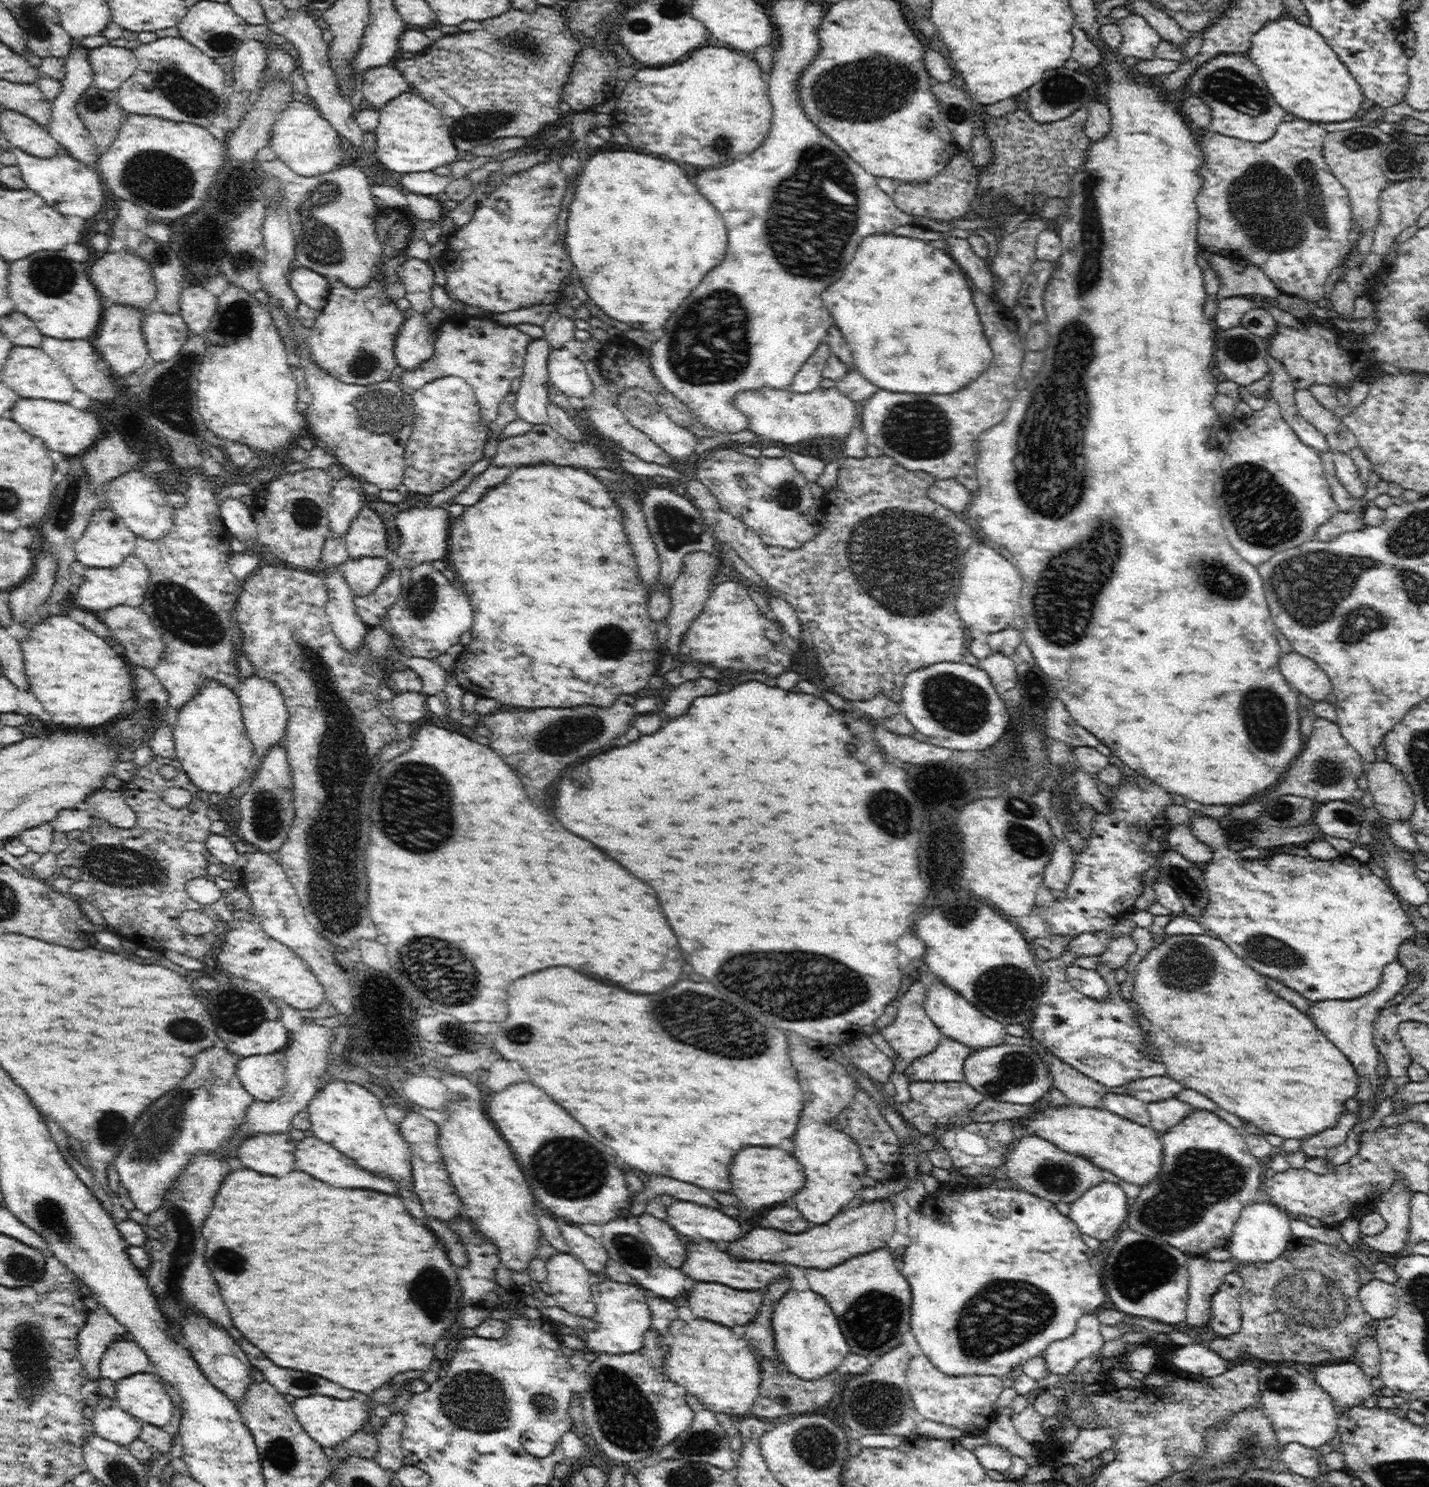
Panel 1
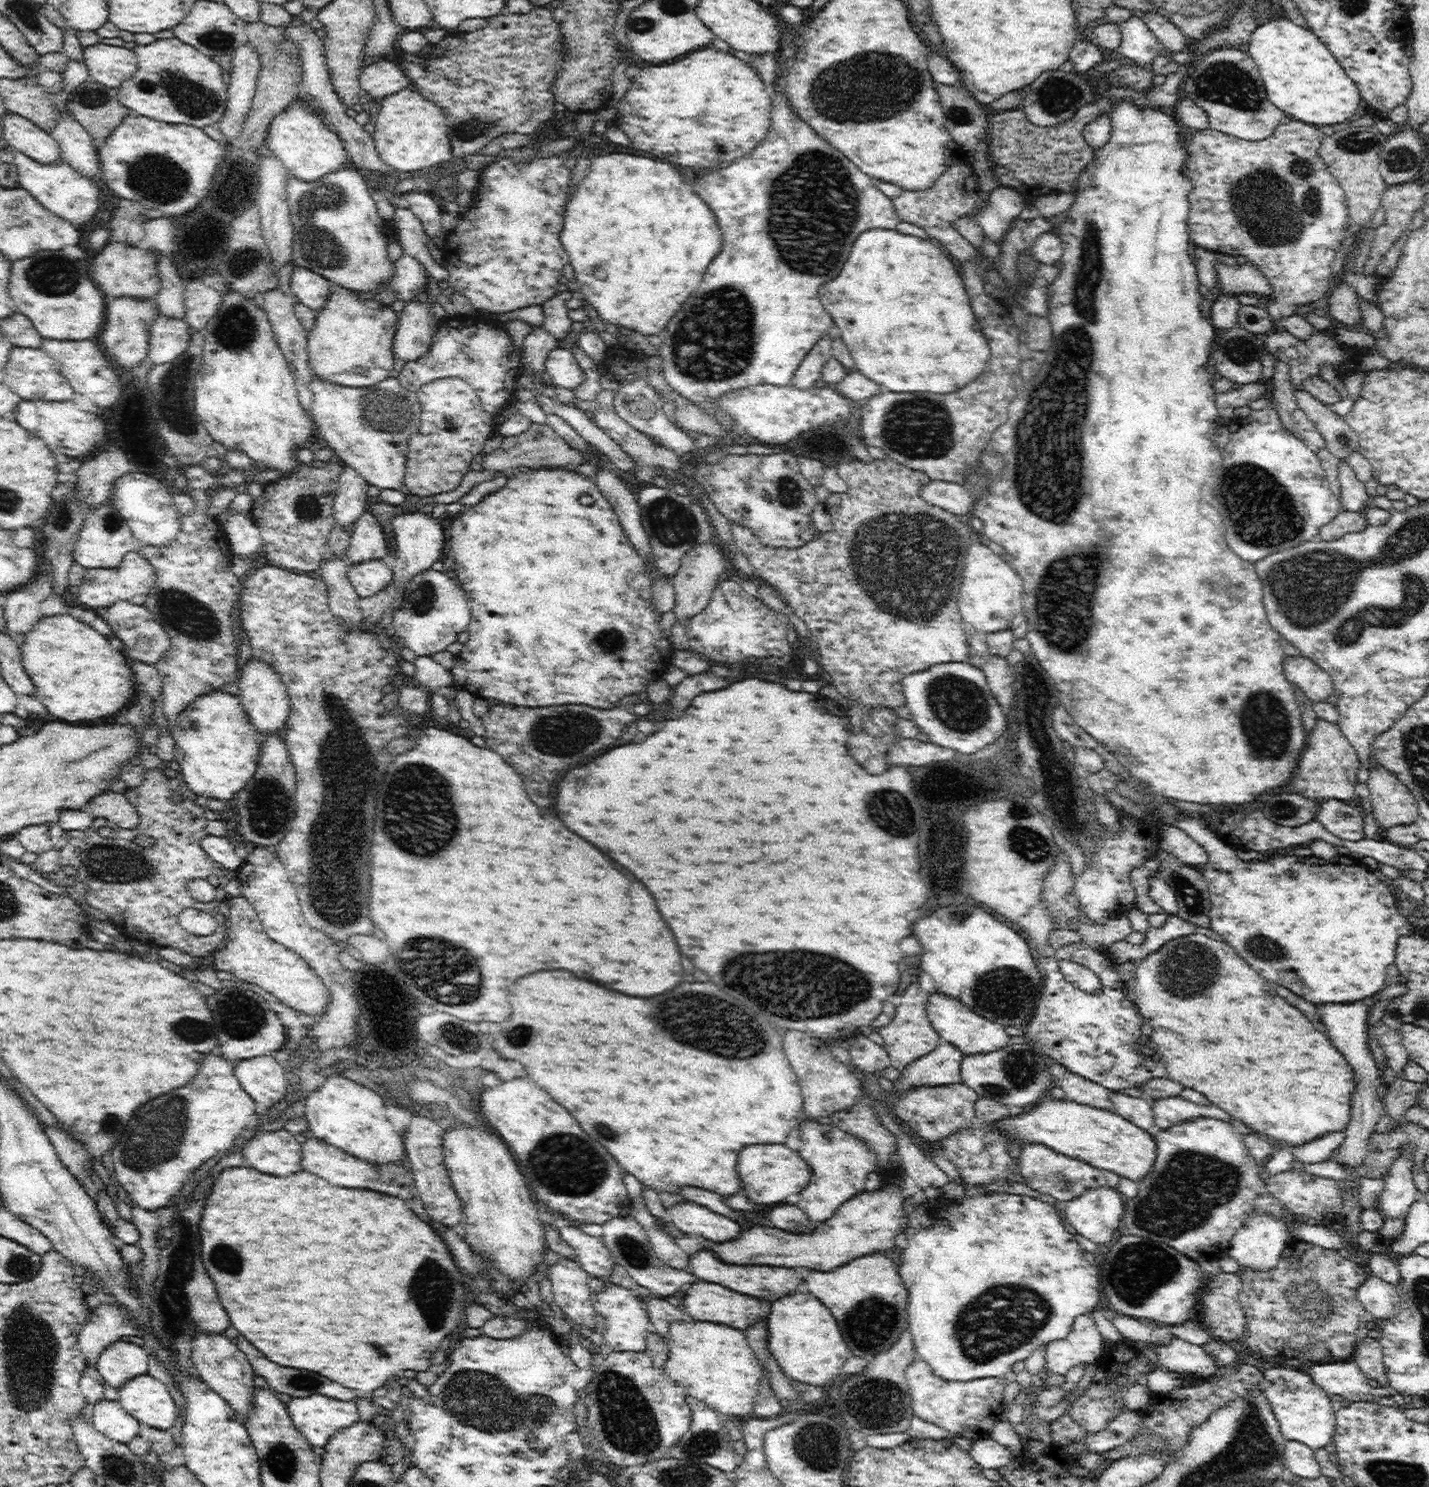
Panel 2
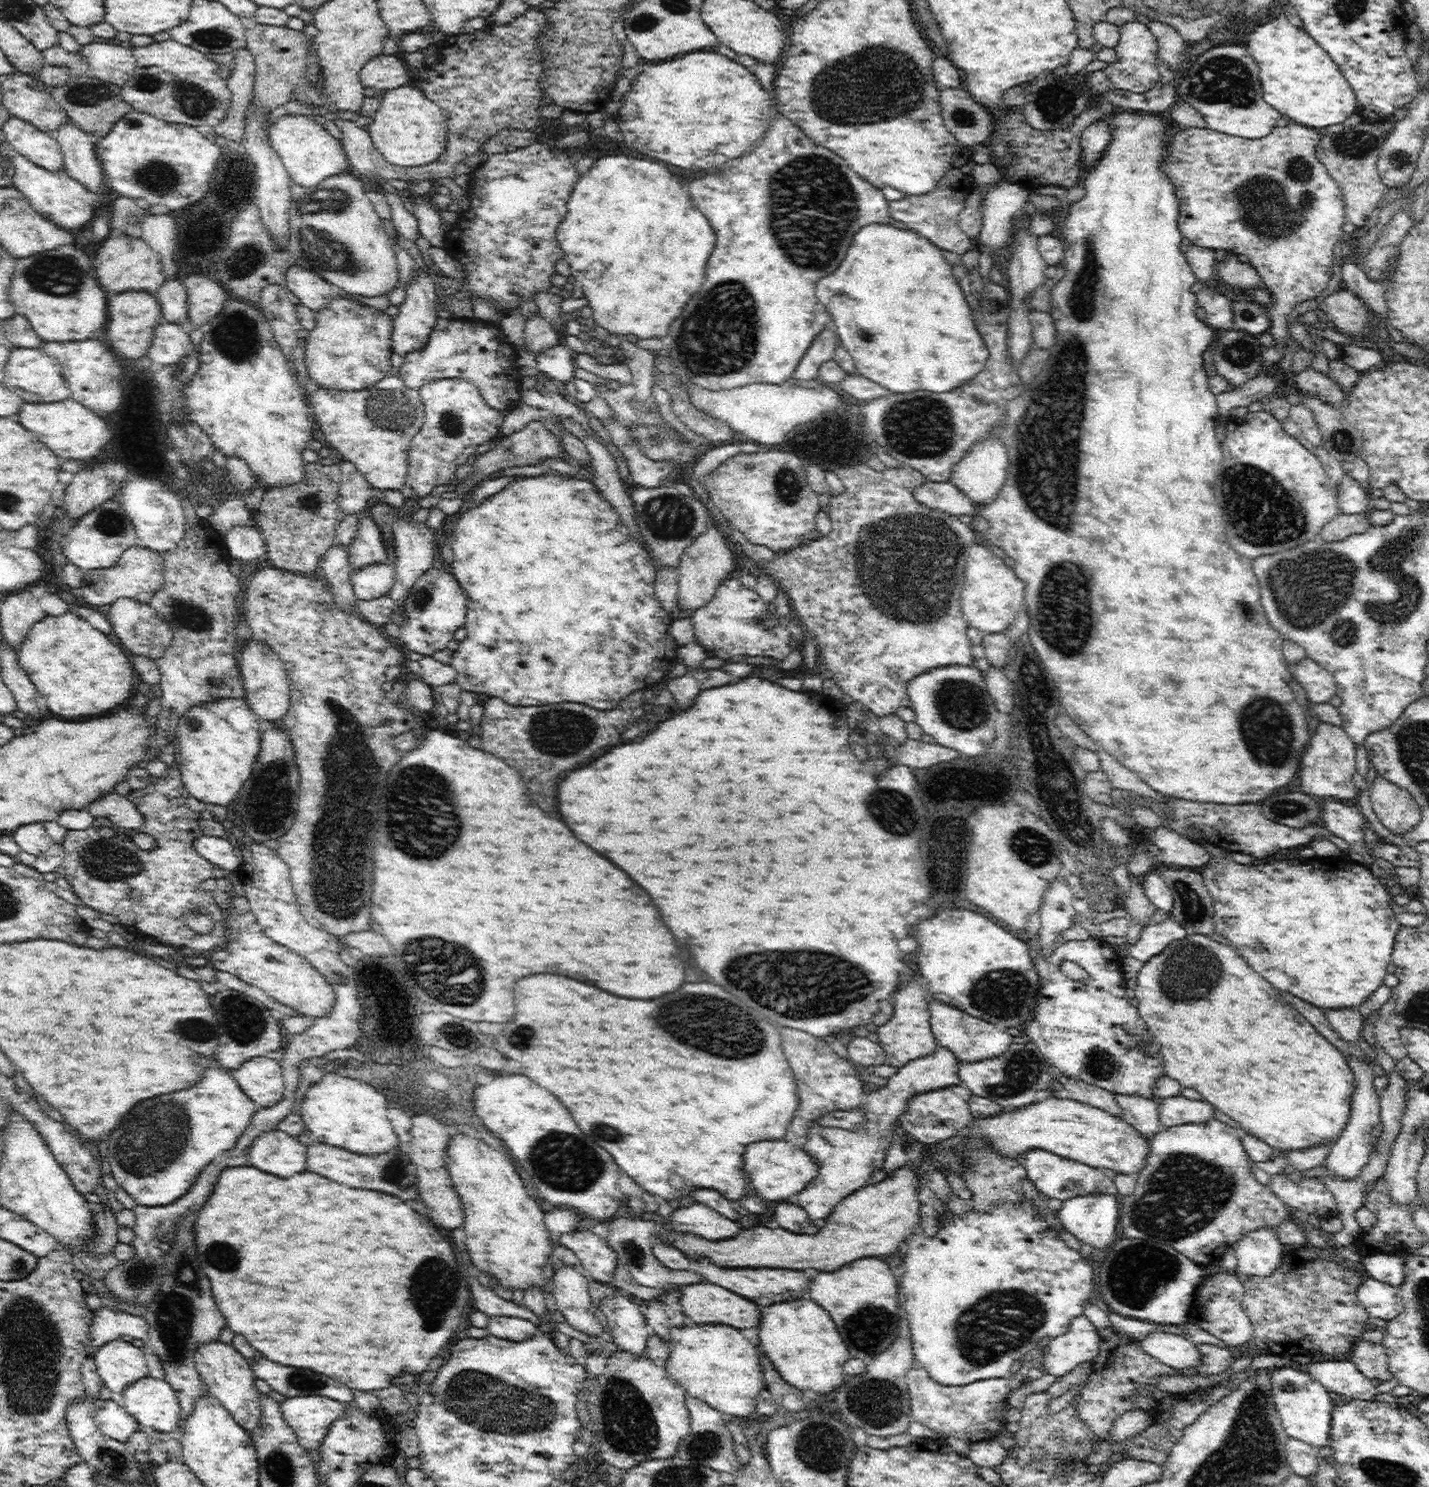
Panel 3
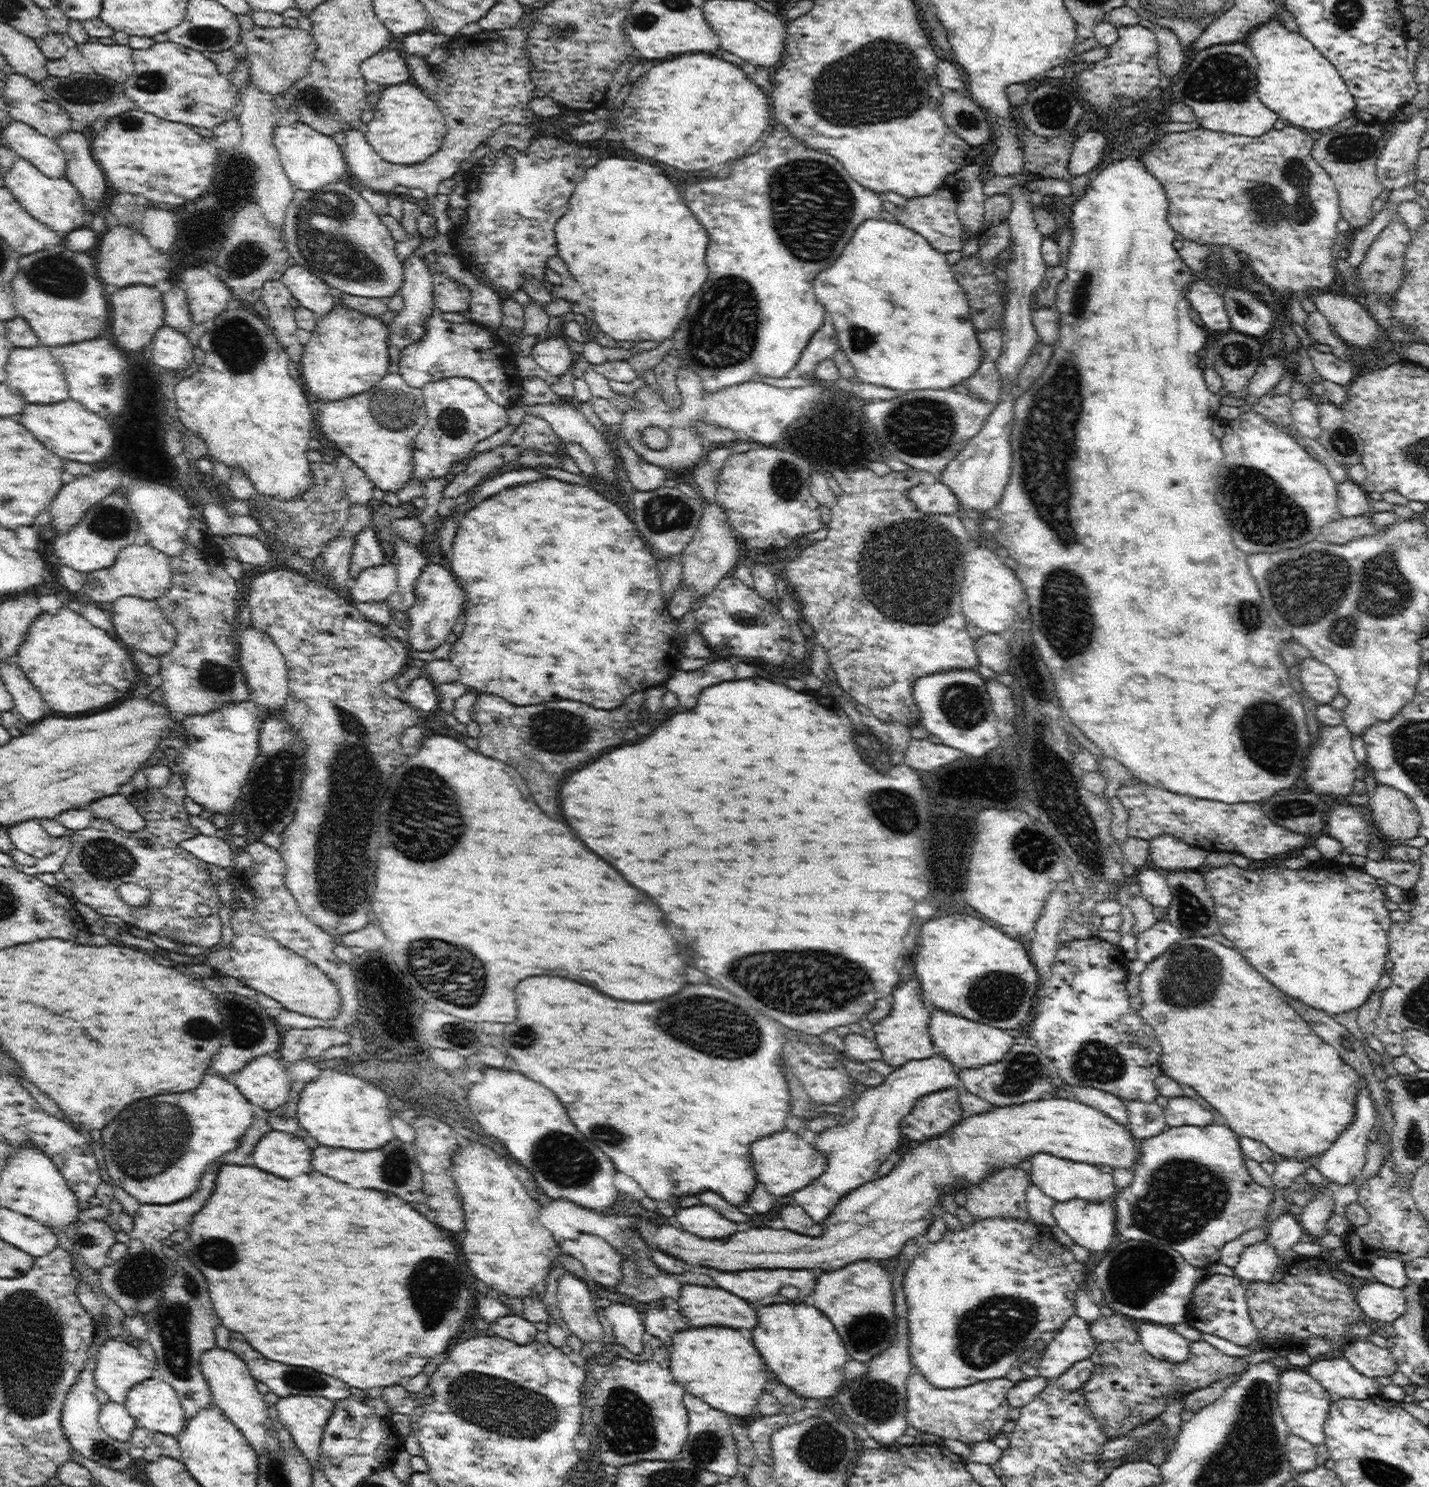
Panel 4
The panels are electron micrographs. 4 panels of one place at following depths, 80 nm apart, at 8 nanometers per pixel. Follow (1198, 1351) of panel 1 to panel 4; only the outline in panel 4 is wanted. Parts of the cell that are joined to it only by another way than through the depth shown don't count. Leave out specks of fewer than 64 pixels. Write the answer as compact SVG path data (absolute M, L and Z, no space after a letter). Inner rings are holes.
M1140 1321L1138 1336L1147 1352L1168 1362L1186 1362L1190 1356L1190 1338L1166 1325Z

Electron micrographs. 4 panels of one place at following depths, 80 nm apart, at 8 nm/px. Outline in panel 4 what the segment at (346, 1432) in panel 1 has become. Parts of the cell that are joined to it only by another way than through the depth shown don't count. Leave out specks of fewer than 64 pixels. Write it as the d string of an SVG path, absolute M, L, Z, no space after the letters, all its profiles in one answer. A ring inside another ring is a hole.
M290 1395L279 1398L273 1407L282 1425L292 1435L295 1446L304 1453L313 1470L321 1470L321 1438L334 1410L334 1401L329 1398Z

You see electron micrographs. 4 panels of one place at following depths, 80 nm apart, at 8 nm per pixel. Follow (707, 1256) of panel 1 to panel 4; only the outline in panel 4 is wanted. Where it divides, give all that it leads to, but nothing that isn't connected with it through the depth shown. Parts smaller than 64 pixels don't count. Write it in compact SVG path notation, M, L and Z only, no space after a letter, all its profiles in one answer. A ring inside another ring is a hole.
M708 1268L708 1274L714 1278L714 1282L718 1286L722 1286L724 1290L730 1290L732 1294L738 1294L740 1298L752 1302L752 1304L774 1304L774 1302L786 1302L782 1296L780 1296L780 1288L782 1286L796 1286L800 1288L800 1296L796 1302L804 1300L816 1286L816 1276L810 1272L810 1270L738 1270L738 1272L718 1272L714 1268Z

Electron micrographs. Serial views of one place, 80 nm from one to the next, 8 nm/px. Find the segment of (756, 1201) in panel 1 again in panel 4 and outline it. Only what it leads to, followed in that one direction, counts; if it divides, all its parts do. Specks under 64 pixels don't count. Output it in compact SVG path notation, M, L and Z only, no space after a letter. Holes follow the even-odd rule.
M784 1130L782 1134L772 1134L768 1138L760 1138L752 1144L752 1160L758 1182L764 1184L764 1188L772 1196L786 1196L790 1192L796 1192L804 1186L808 1186L814 1178L823 1174L828 1166L828 1159L818 1151L816 1147L802 1140L803 1135L791 1130Z

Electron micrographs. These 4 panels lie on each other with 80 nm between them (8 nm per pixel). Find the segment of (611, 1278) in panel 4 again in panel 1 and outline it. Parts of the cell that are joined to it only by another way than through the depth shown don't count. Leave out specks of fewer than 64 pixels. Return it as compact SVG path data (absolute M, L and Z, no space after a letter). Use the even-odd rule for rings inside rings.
M564 1224L559 1229L567 1246L570 1247L569 1253L582 1262L590 1272L603 1275L609 1256L601 1239L584 1233L578 1224Z

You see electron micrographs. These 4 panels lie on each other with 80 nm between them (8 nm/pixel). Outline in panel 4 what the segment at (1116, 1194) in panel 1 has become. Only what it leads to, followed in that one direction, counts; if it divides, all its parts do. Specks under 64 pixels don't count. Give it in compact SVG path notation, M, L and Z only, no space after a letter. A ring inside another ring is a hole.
M1074 1197L1066 1202L1055 1201L1052 1215L1074 1244L1094 1252L1102 1252L1112 1244L1116 1222L1112 1199L1100 1202Z

